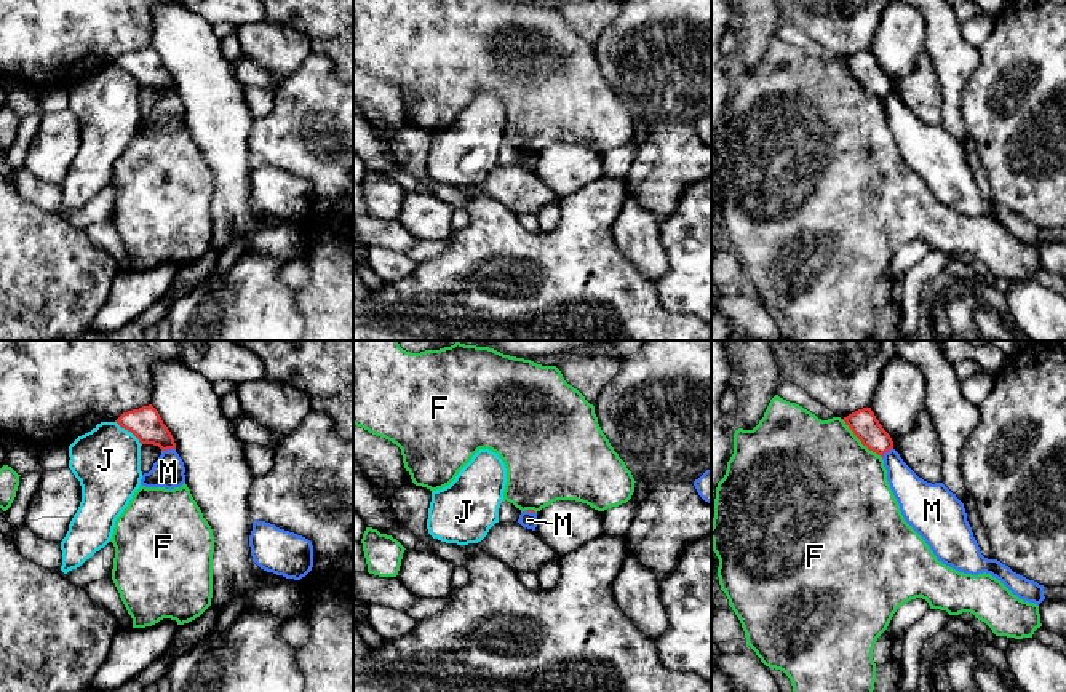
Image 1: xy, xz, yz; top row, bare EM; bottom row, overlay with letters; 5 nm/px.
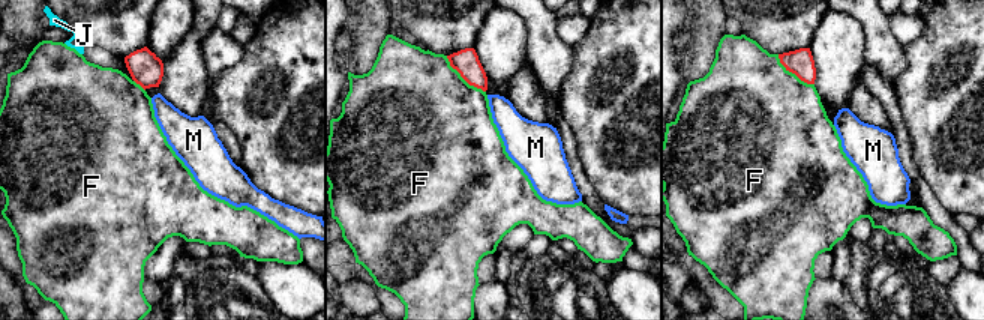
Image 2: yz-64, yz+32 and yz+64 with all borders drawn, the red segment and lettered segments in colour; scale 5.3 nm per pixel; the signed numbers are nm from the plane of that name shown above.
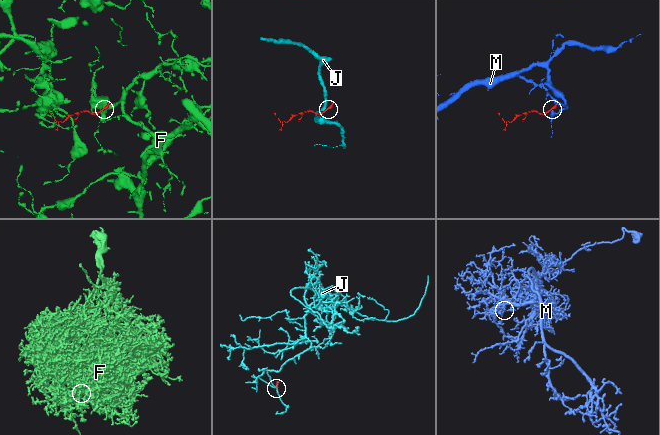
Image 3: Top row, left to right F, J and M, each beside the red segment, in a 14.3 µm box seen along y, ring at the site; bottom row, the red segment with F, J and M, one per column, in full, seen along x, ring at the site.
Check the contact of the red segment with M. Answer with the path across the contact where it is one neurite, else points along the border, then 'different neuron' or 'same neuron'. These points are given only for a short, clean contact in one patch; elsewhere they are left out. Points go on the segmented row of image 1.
border xy (175, 448), (162, 451); different neuron

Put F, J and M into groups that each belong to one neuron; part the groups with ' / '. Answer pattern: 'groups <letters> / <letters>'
groups F / J / M

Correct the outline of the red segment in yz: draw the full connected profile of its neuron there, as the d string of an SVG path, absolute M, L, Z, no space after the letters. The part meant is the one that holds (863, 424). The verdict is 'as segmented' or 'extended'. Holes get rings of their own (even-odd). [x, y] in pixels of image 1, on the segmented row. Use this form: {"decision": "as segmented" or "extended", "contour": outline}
{"decision": "as segmented", "contour": "M871 408L858 409L842 420L861 444L877 455L884 457L885 452L893 449L890 435L882 428Z"}

